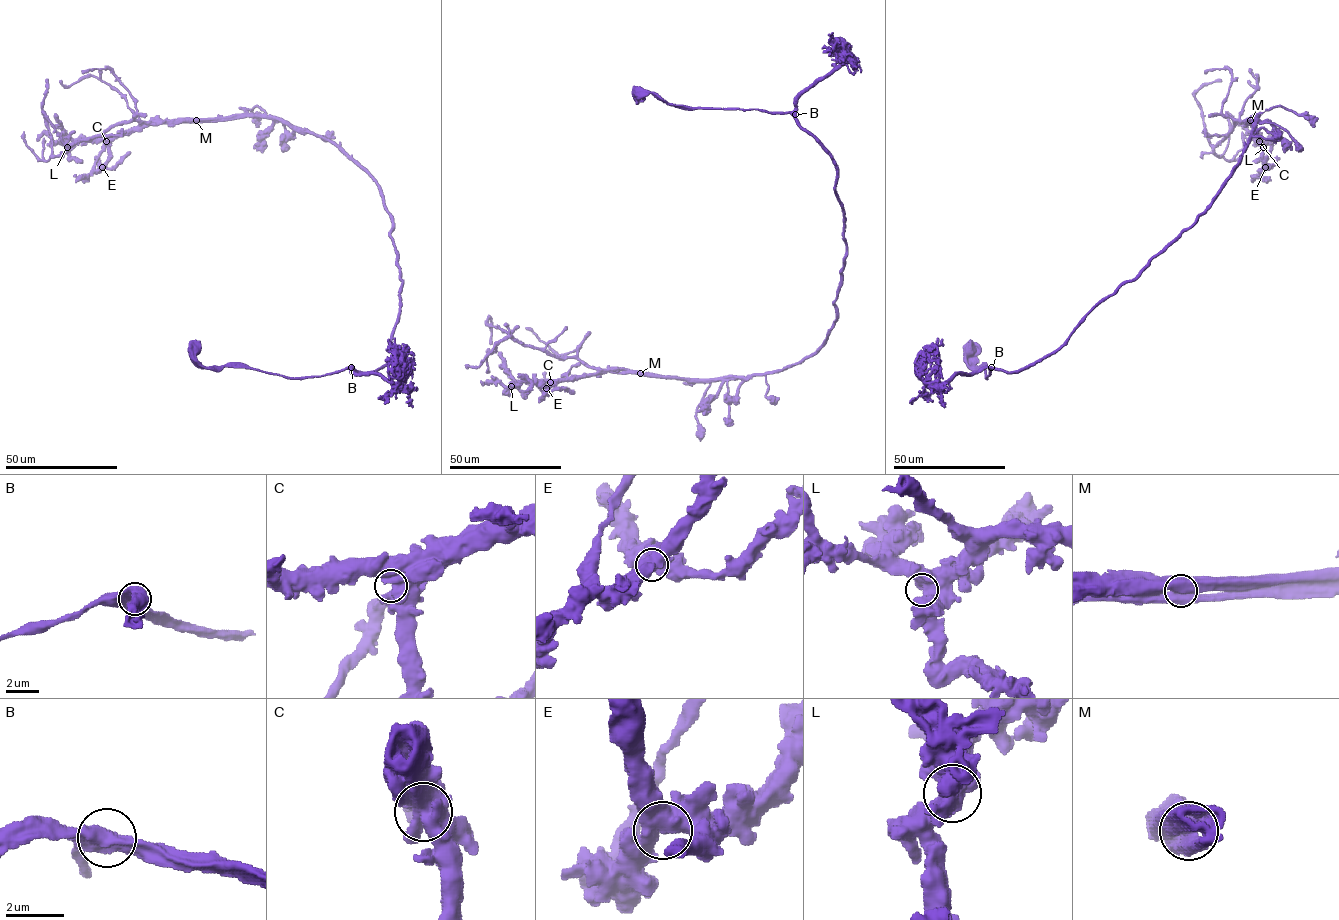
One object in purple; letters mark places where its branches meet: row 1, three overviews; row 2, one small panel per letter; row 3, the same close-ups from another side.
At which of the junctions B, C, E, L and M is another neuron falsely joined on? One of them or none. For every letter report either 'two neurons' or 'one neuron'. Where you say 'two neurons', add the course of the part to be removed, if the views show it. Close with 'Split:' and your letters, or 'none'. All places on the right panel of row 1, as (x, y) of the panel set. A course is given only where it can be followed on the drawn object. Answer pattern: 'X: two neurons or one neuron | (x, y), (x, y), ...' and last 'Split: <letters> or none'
B: one neuron
C: one neuron
E: one neuron
L: one neuron
M: two neurons | (1250, 120), (1246, 121), (1263, 145), (1257, 140), (1258, 133), (1258, 141)
Split: M

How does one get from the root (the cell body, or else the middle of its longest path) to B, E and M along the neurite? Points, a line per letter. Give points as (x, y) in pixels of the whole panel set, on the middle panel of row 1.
B: (636, 91), (643, 88), (669, 104), (692, 108), (757, 109), (795, 114)
E: (636, 91), (790, 113), (830, 155), (846, 244), (836, 320), (814, 353), (772, 373), (604, 371), (546, 388)
M: (636, 91), (692, 108), (790, 113), (835, 165), (846, 244), (836, 320), (799, 363), (725, 379), (640, 373)

